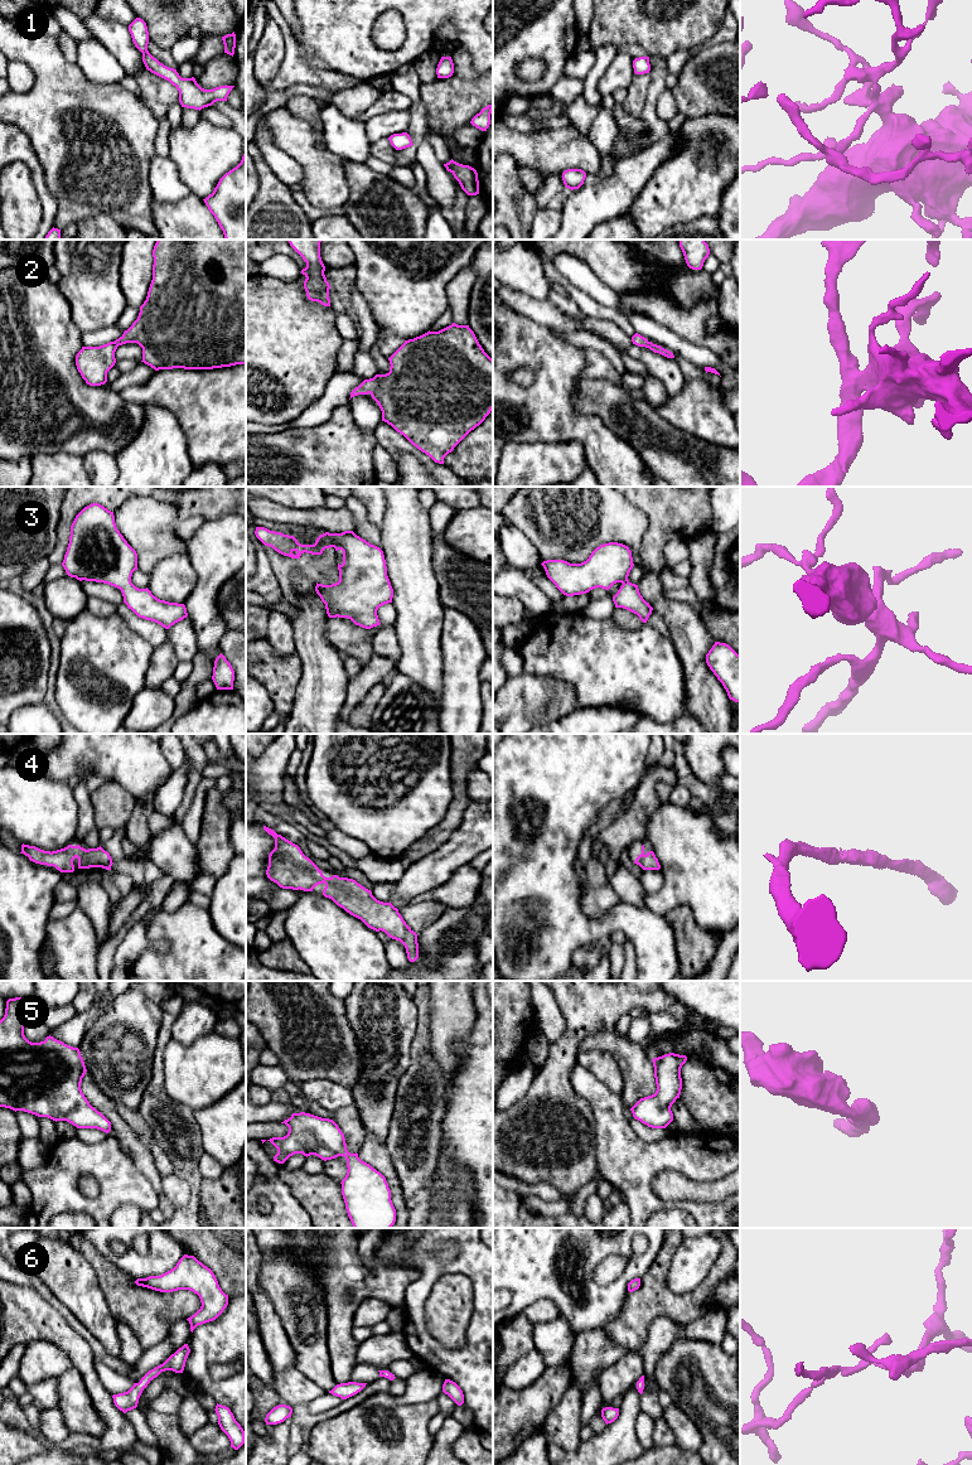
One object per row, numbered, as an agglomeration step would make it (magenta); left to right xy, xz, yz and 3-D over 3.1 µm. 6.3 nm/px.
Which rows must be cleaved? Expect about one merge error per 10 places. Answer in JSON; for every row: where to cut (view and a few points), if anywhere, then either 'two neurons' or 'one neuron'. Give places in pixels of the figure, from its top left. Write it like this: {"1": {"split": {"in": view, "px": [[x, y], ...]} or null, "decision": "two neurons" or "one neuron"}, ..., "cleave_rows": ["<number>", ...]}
{"1": {"split": null, "decision": "one neuron"}, "2": {"split": null, "decision": "one neuron"}, "3": {"split": null, "decision": "one neuron"}, "4": {"split": null, "decision": "one neuron"}, "5": {"split": null, "decision": "one neuron"}, "6": {"split": null, "decision": "one neuron"}, "cleave_rows": []}

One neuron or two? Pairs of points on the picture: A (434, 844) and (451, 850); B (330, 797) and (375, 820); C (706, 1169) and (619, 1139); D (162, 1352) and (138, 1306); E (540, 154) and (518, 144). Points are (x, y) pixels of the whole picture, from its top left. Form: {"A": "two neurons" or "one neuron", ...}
{"A": "two neurons", "B": "one neuron", "C": "one neuron", "D": "two neurons", "E": "one neuron"}

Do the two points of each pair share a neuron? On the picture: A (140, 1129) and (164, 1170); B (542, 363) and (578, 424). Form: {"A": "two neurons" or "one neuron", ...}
{"A": "one neuron", "B": "one neuron"}

